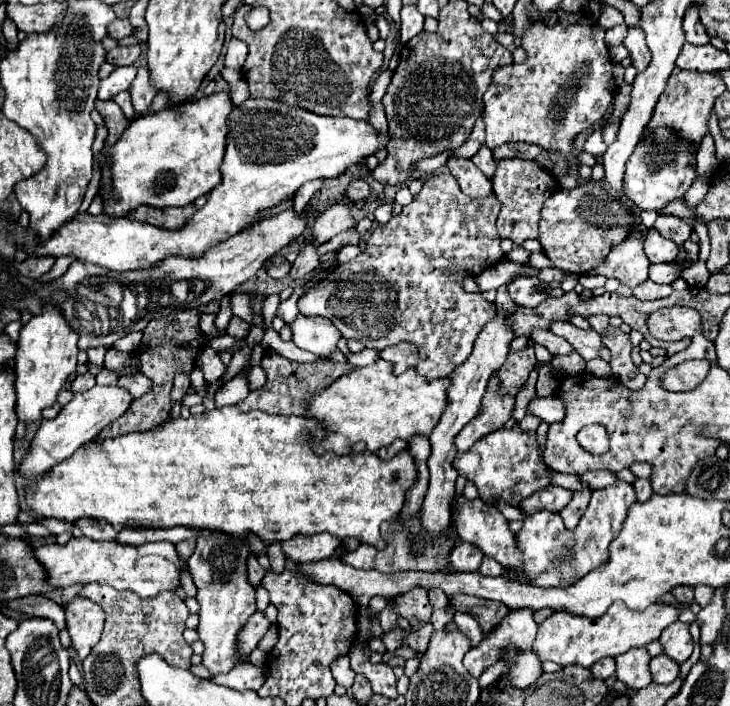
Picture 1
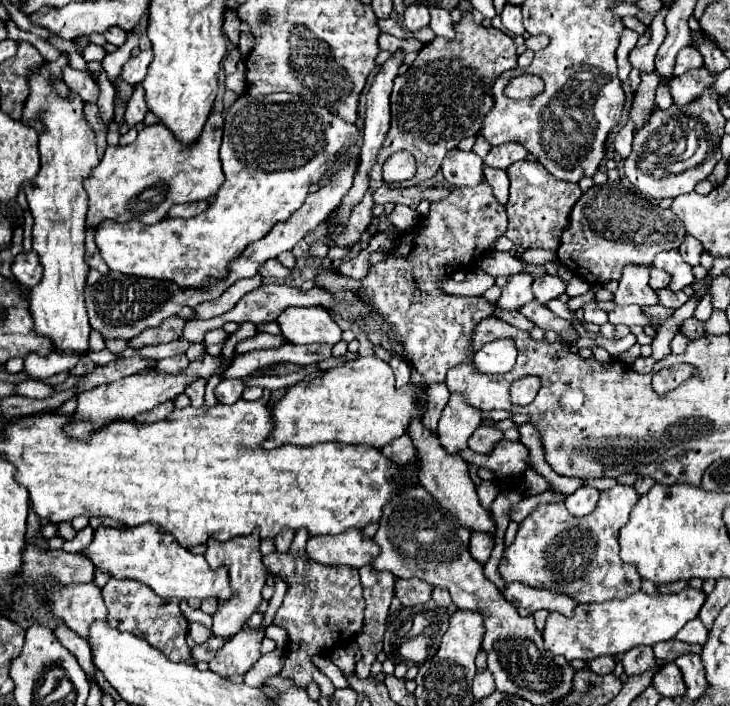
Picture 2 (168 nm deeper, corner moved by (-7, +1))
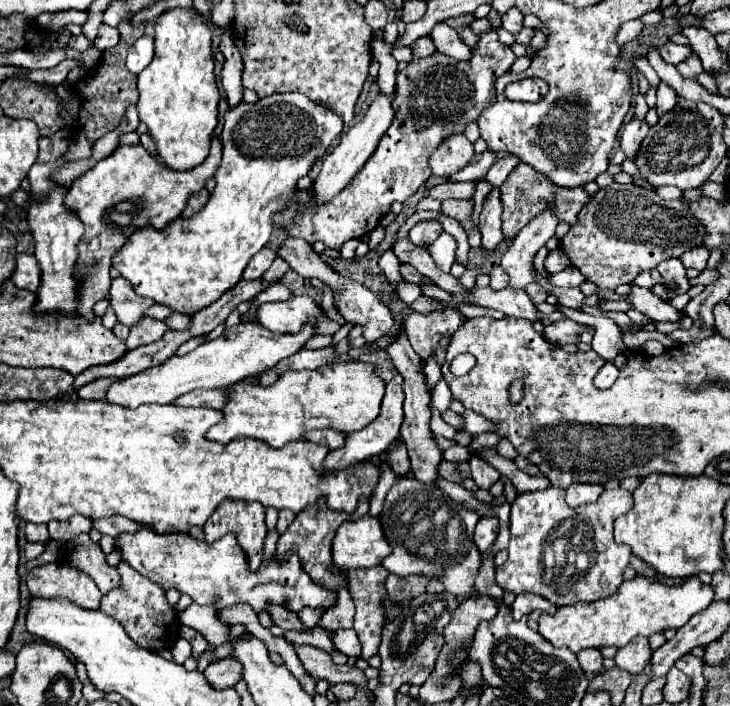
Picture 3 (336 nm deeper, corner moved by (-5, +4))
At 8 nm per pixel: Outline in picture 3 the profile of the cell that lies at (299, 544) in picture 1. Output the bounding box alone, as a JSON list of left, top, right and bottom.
[332,515,390,569]

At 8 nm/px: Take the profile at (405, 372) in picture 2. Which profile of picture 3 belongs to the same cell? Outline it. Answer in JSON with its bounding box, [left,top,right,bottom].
[324,373,404,469]

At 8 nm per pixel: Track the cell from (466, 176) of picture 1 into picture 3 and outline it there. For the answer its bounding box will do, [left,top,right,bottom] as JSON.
[430,133,474,179]

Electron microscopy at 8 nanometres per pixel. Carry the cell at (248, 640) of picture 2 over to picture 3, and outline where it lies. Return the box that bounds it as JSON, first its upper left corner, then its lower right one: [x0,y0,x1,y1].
[204,657,242,689]

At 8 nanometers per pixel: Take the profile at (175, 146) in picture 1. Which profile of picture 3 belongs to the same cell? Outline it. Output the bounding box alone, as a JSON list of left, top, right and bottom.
[64,137,222,321]

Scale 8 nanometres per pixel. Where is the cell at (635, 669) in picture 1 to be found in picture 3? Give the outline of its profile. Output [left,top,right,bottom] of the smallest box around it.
[614,637,652,675]

